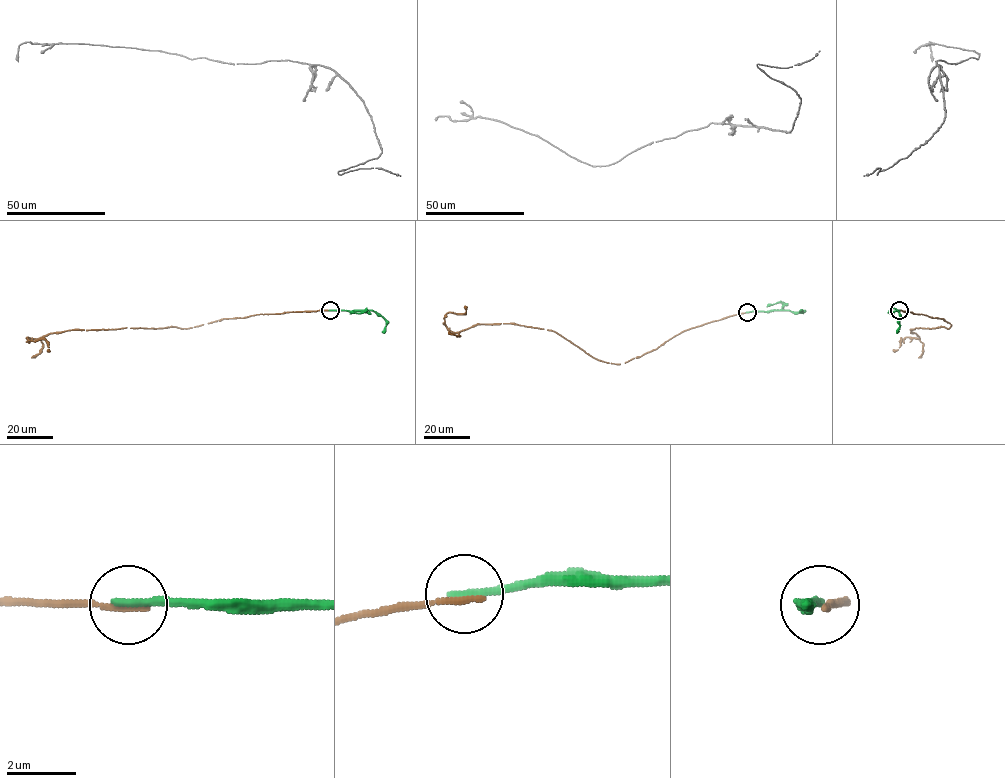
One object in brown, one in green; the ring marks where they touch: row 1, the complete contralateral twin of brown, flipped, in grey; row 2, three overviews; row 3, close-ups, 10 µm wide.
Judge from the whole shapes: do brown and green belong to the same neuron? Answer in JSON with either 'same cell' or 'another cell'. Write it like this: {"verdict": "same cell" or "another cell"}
{"verdict": "another cell"}

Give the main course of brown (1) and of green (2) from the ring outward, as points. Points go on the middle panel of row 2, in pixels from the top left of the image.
1: (747, 312), (685, 330), (615, 364), (547, 329), (490, 323), (450, 331), (444, 316), (464, 314), (464, 306)
2: (747, 312), (803, 312), (800, 309)

